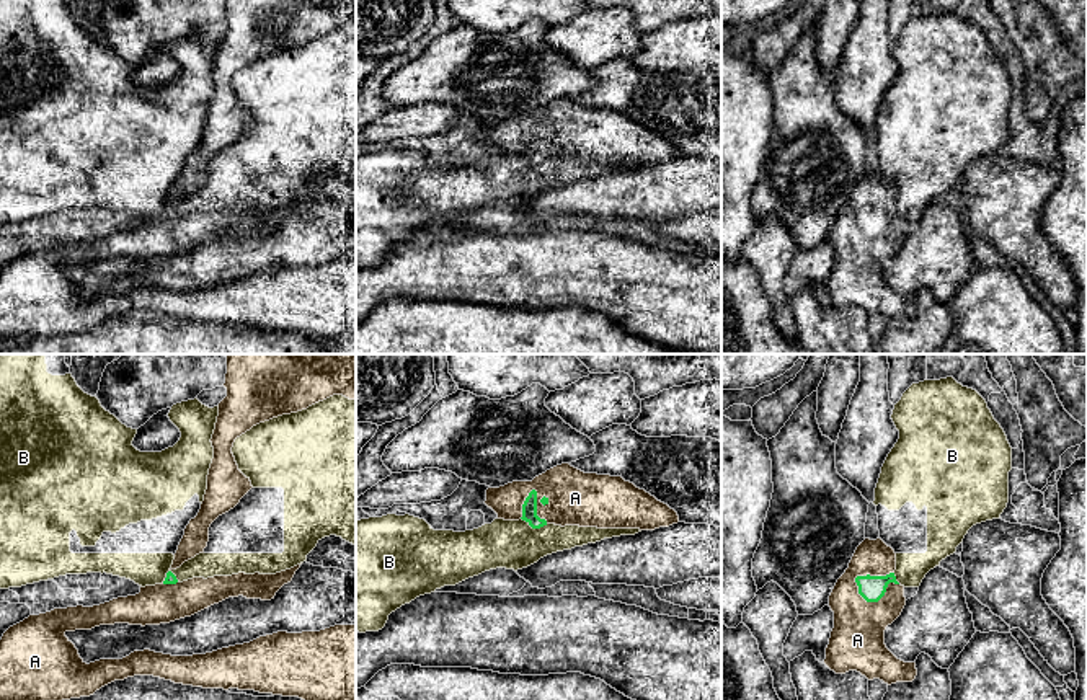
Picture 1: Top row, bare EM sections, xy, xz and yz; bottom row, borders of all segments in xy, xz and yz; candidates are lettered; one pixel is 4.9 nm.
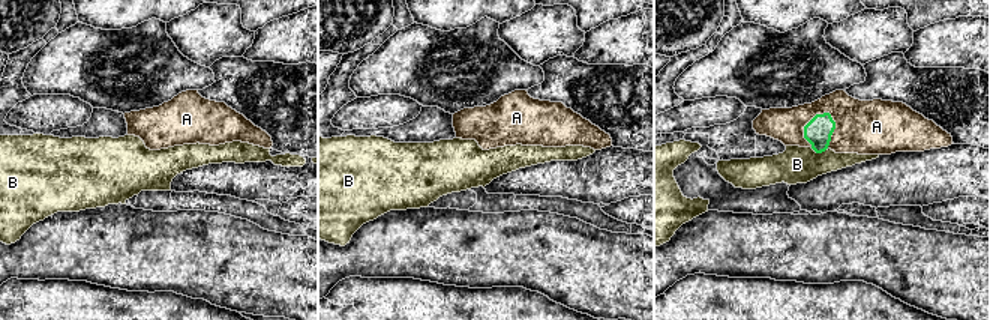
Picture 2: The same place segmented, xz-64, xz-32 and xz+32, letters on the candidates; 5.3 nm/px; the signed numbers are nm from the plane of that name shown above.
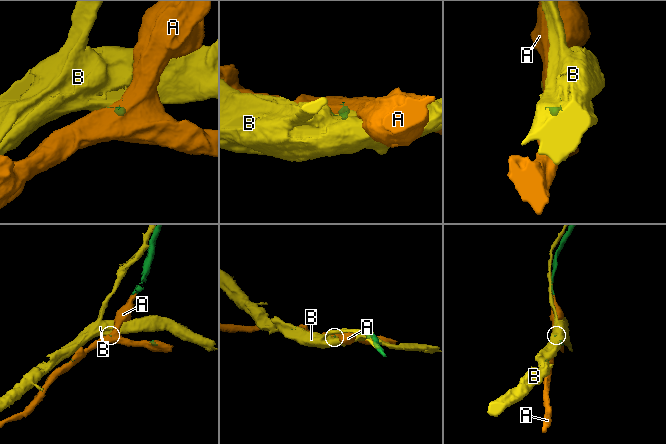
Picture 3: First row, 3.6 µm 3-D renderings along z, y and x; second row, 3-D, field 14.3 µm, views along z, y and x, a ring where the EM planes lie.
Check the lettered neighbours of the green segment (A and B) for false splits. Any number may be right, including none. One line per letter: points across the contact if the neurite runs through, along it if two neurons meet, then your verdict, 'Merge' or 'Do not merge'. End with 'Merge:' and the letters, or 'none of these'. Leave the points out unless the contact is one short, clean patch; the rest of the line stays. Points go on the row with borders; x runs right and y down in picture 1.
A: Merge
B: Boundary: xz (521, 518), (532, 527), (547, 524). Do not merge
Merge: A

